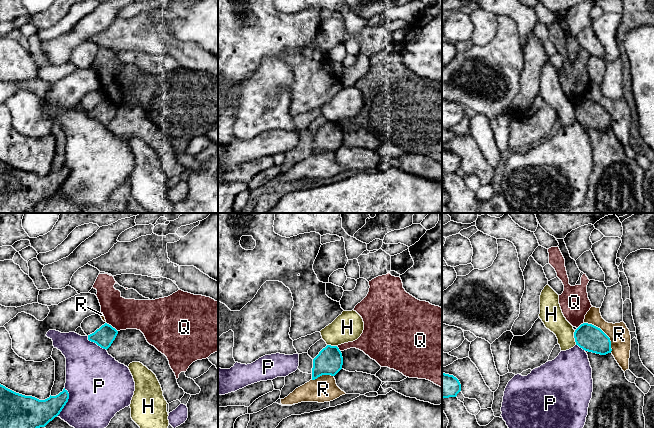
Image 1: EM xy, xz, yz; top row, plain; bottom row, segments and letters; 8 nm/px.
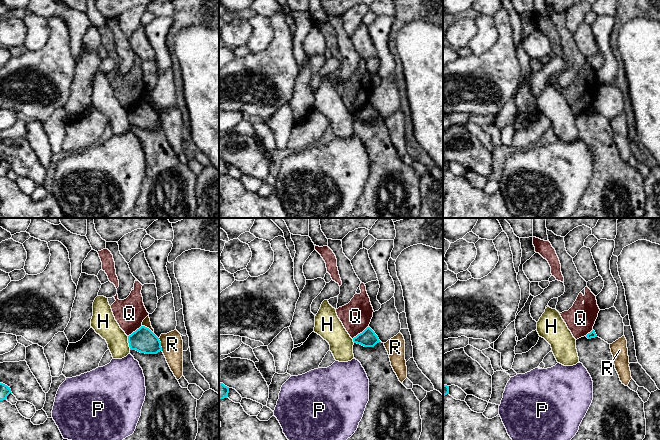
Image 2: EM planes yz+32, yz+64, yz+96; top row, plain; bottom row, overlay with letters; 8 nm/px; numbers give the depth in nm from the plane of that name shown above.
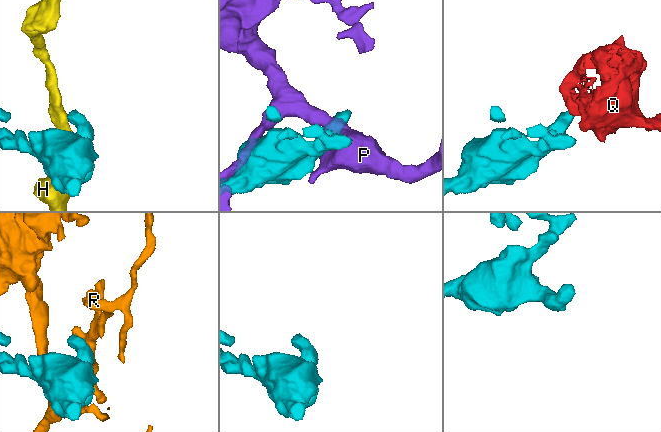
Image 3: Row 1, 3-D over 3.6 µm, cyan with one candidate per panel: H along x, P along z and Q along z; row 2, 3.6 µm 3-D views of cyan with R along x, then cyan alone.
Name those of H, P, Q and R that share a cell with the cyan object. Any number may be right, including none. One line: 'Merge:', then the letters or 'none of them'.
Merge: none of them

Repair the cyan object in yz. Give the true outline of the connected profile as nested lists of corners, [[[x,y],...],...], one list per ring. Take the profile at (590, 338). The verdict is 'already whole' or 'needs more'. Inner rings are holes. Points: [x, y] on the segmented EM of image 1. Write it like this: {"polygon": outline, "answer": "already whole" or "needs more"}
{"polygon": [[[583,323],[574,332],[576,345],[585,351],[606,355],[611,353],[610,338],[598,327]]], "answer": "already whole"}

